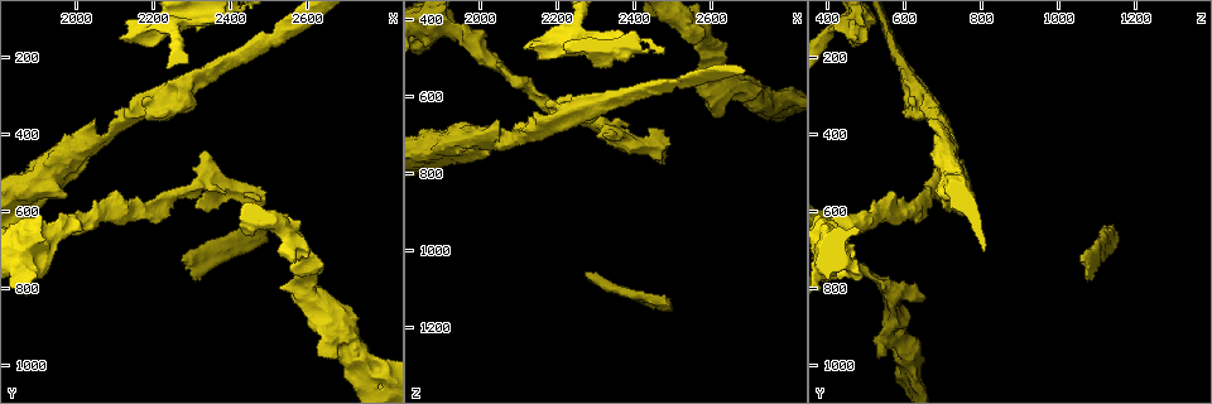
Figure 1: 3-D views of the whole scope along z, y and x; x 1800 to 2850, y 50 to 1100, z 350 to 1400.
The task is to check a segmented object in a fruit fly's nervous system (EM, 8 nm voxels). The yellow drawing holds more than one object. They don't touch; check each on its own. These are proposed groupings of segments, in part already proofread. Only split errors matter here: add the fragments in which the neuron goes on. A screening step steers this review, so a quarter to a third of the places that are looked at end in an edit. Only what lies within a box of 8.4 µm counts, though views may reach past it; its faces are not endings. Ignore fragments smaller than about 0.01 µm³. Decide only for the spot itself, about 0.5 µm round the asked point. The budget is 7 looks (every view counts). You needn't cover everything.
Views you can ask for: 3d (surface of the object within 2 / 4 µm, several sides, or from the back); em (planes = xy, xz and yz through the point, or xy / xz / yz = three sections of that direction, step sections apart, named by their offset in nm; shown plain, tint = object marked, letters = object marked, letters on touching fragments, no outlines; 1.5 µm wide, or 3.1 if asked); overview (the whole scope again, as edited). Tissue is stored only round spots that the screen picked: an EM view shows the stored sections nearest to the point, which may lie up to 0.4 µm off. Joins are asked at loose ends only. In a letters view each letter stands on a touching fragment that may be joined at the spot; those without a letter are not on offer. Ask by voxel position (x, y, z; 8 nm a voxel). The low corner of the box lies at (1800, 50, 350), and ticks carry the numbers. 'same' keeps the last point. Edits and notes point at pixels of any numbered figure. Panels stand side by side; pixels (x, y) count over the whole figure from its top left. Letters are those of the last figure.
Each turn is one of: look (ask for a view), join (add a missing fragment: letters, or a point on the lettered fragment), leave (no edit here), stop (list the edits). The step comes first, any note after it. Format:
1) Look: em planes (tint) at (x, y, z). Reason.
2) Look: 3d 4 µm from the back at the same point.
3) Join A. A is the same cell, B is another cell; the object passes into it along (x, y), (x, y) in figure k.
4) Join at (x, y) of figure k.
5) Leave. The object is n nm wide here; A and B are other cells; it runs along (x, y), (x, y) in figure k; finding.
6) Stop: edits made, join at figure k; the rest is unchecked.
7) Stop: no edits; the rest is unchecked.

Look: em planes (letters) at (2115, 155, 470).

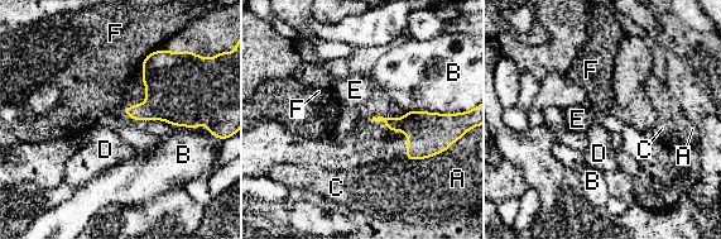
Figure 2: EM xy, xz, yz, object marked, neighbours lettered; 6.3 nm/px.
Leave. A, B, C, D, E and F are other cells; a border runs along (152, 51), (142, 60) in figure 2; no lettered fragment goes on from it.

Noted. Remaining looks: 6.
Look: 3d 4 µm at (2275, 725, 1065). An open end.

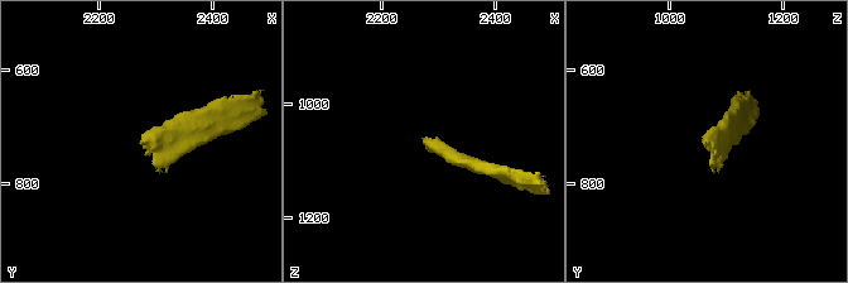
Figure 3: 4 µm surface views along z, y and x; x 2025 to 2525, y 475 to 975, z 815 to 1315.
Look: em planes (plain) at (2275, 730, 1070). Need the tissue.

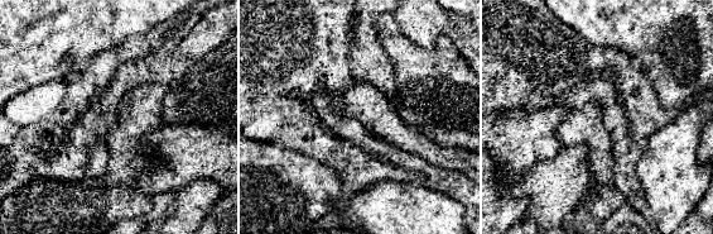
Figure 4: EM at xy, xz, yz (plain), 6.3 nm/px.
Look: em planes (letters) at the same point.

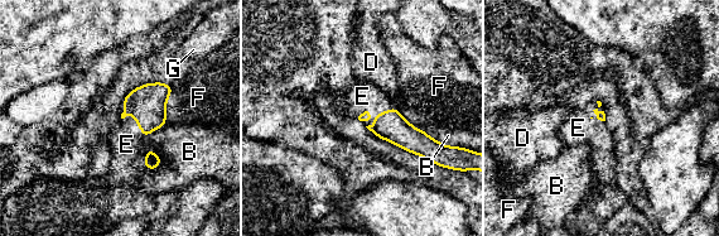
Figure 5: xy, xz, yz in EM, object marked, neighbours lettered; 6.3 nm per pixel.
Join E. E is the same cell, B, D, F and G are other cells; the object passes into it along (391, 126), (376, 115), (362, 96) in figure 5; the neuron continues.

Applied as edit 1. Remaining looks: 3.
Look: 3d 4 µm at (2325, 450, 705). Free end.

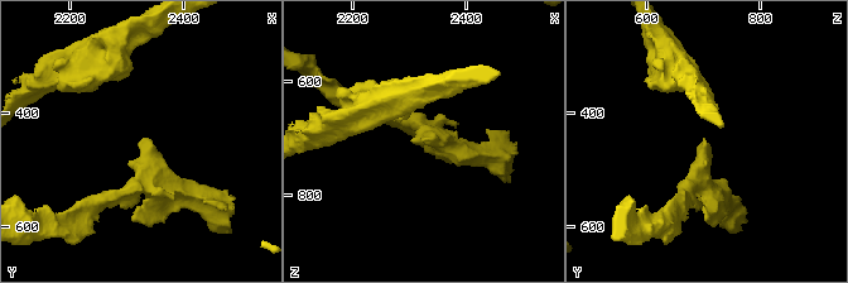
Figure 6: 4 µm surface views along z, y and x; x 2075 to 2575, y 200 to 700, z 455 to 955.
Look: em yz step 4 (letters) at (2325, 455, 705).

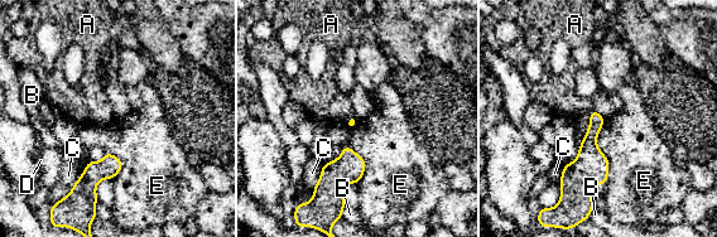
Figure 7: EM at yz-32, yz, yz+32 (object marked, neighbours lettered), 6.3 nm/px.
Look: em planes (letters) at the same point. Cut it another way.

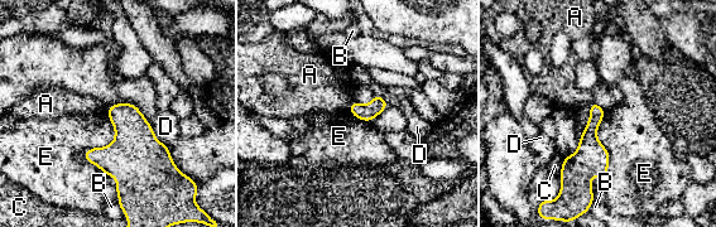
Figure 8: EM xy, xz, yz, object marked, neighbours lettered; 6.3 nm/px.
Leave. A, B, C, D and E are other cells; a border runs along (106, 111), (105, 174) in figure 8; none of them fits.

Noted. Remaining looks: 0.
Stop: edits made, join at figure 5; the rest is unchecked.

